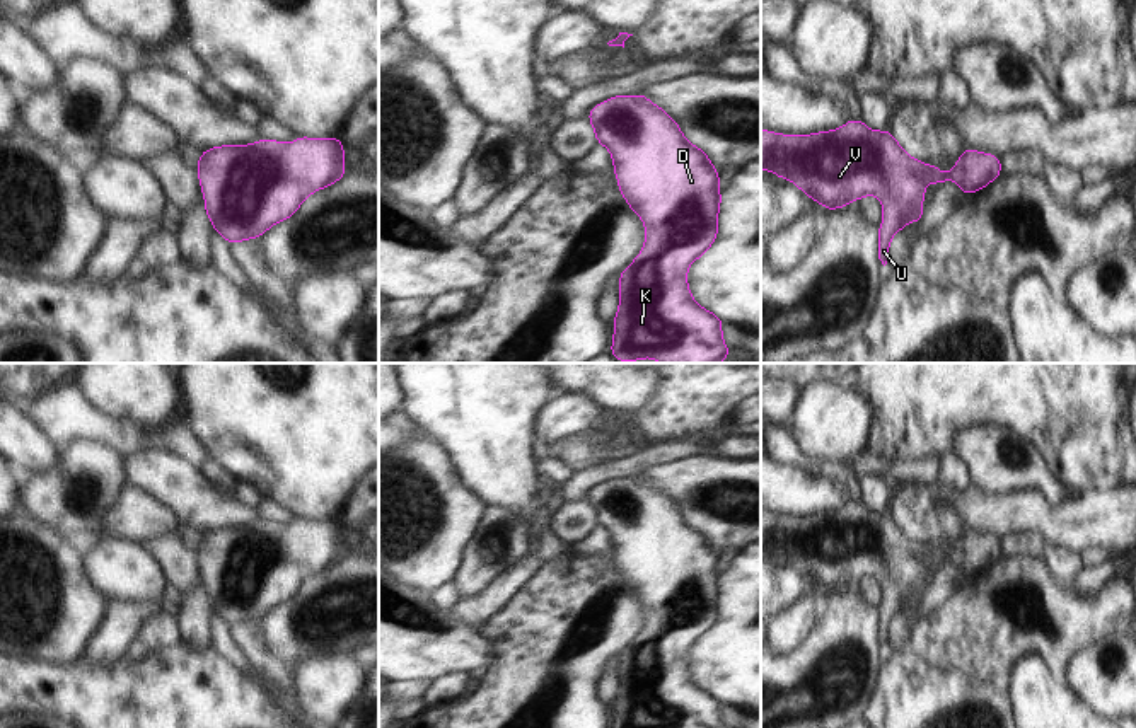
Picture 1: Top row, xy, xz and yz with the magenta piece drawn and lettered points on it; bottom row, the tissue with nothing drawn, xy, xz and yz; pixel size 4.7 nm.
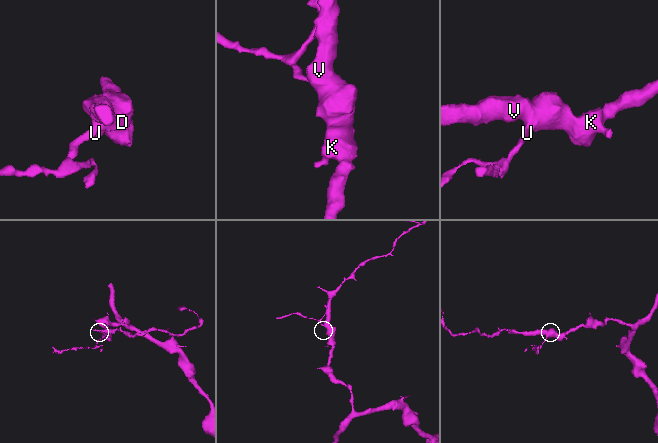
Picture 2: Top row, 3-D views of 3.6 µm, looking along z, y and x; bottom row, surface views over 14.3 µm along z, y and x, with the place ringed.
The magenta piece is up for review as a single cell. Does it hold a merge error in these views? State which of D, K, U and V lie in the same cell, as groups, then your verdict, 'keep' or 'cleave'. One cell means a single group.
D K U V | keep

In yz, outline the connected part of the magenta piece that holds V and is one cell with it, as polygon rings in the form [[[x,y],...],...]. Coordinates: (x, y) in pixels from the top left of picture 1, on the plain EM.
[[[849,501],[844,508],[832,513],[819,513],[805,518],[778,517],[761,511],[761,551],[771,552],[781,561],[790,561],[807,580],[819,583],[826,592],[848,588],[853,581],[875,576],[884,588],[884,602],[878,609],[878,641],[885,648],[889,643],[889,627],[897,612],[906,605],[923,602],[924,569],[930,563],[942,568],[947,561],[962,569],[962,576],[972,576],[986,569],[1001,558],[1001,540],[965,529],[955,540],[957,547],[948,554],[923,546],[909,539],[887,511],[873,513],[860,501]]]

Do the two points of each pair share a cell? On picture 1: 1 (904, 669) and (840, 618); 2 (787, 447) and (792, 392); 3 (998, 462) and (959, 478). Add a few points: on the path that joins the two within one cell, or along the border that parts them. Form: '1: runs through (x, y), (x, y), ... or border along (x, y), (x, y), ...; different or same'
1: border along (886, 652), (874, 691); different
2: border along (778, 425), (788, 427); different
3: border along (950, 450), (966, 464), (971, 483); different

